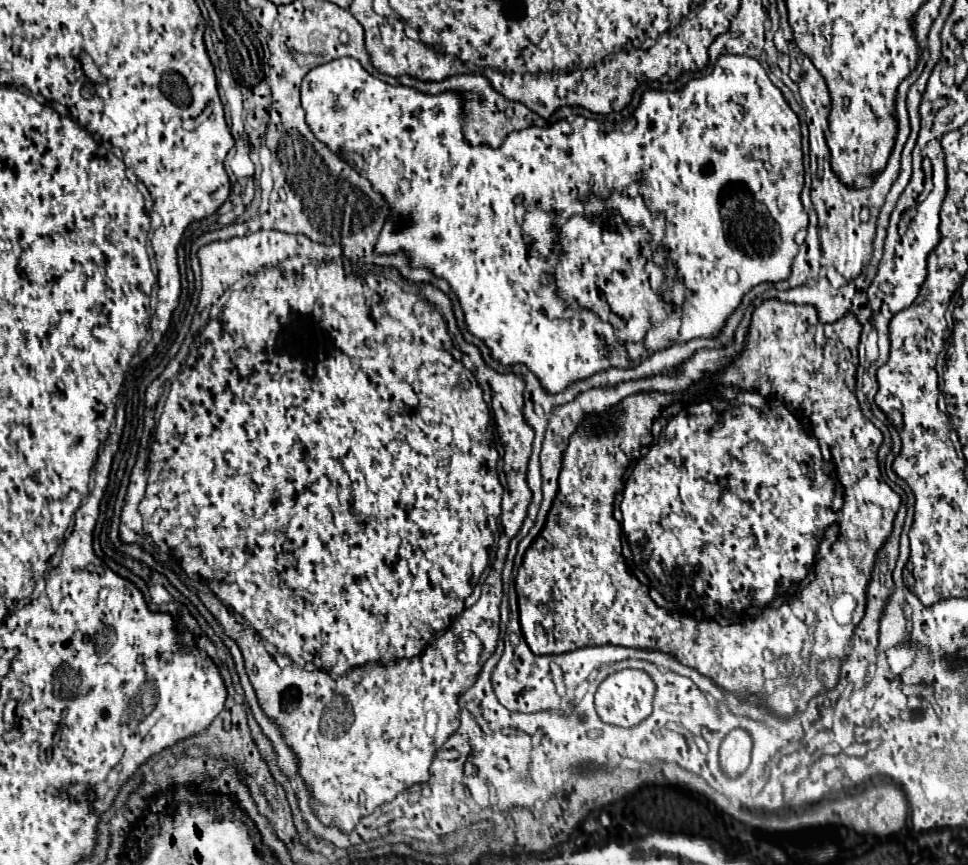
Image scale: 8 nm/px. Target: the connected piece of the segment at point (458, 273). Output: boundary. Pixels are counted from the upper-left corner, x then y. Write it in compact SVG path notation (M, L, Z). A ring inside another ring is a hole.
M728 54L728 56L720 56L720 58L718 58L718 62L716 62L716 66L714 66L714 70L712 70L712 72L710 72L710 74L706 74L706 76L700 76L700 78L694 78L694 80L690 80L690 82L688 82L688 84L686 84L686 86L684 86L684 88L682 88L682 90L680 90L680 92L656 92L656 90L646 90L646 92L644 92L644 94L642 94L642 102L640 102L640 106L638 106L638 108L636 108L636 112L634 112L634 115L631 115L631 116L630 116L630 117L629 117L629 118L626 118L626 119L623 119L623 120L619 120L619 121L615 121L615 122L613 122L613 123L610 123L610 122L602 122L602 120L598 120L598 119L597 119L597 120L596 120L596 119L595 119L595 120L594 120L594 119L588 119L588 118L585 118L585 117L583 117L583 116L576 116L576 118L574 118L574 120L572 120L572 122L568 122L568 120L564 120L564 122L558 122L558 124L554 124L554 126L546 126L546 128L538 128L538 126L530 126L530 128L526 128L526 130L520 130L520 132L512 132L512 134L510 134L510 136L508 136L508 138L506 138L506 140L504 140L504 144L502 144L502 148L498 148L498 150L492 150L492 148L488 148L488 146L478 146L478 148L474 148L474 146L468 146L468 144L466 144L466 142L464 142L464 136L462 136L462 126L461 126L461 122L460 122L460 121L459 121L459 120L458 120L458 110L457 110L457 107L460 107L460 108L462 108L462 120L464 120L464 104L466 104L466 98L464 98L464 94L462 94L462 92L460 92L460 94L459 94L459 93L456 93L456 92L450 92L450 90L448 90L448 92L442 92L442 94L436 94L436 96L432 96L432 94L424 94L424 92L420 92L420 90L416 90L416 88L408 88L408 86L402 86L402 84L398 84L398 86L392 86L392 84L388 84L388 82L384 82L384 80L378 80L378 78L376 78L376 76L372 76L372 74L368 74L368 72L366 72L366 70L364 70L364 68L362 68L362 66L360 66L360 62L358 62L358 60L354 60L354 58L350 58L350 56L346 56L346 58L338 58L338 60L334 60L334 62L326 62L326 64L320 64L320 66L316 66L316 68L314 68L314 70L310 70L310 72L308 72L308 74L306 74L306 76L304 76L304 80L302 80L302 108L304 108L304 112L306 112L306 122L308 122L308 126L310 126L310 128L312 128L312 132L314 132L314 136L316 136L316 138L318 138L318 140L320 140L320 142L322 142L322 144L326 144L326 146L328 146L328 148L330 148L330 150L332 150L332 152L334 152L334 154L338 154L338 156L340 156L340 158L344 158L344 160L346 160L346 162L350 162L350 164L352 164L352 166L354 166L354 168L356 168L356 170L358 170L358 172L360 172L360 174L362 174L362 176L366 176L366 178L368 178L368 180L370 180L370 182L372 182L372 186L374 186L374 188L376 188L376 190L378 190L378 192L380 192L380 194L384 194L384 198L386 198L386 200L388 200L388 202L390 202L390 206L392 206L392 216L390 216L390 218L388 218L388 222L386 222L386 224L384 224L384 228L382 228L382 232L380 232L380 238L378 238L378 244L376 244L376 252L378 252L378 254L392 254L392 252L398 252L398 250L406 250L406 254L408 254L408 256L410 256L410 264L412 264L412 266L414 266L414 268L418 268L418 266L426 266L426 268L430 268L430 270L432 270L432 272L434 272L434 274L436 274L436 276L440 276L440 278L446 278L446 280L448 280L448 282L450 282L450 286L452 286L452 290L454 290L454 292L456 292L456 296L458 296L458 300L460 300L460 306L462 306L462 310L464 310L464 316L466 316L466 326L468 326L468 330L470 330L470 332L472 332L472 334L474 334L474 336L476 336L476 338L482 338L482 342L484 342L484 344L486 344L486 346L488 346L488 348L490 348L490 350L492 350L492 356L494 356L494 358L496 358L496 360L500 360L500 362L502 362L502 364L506 364L506 366L510 366L510 364L526 364L526 366L528 366L528 368L530 368L530 370L532 370L532 372L534 372L534 374L536 374L536 376L538 376L538 378L540 378L540 382L542 382L542 386L544 386L544 388L546 388L546 390L548 390L548 392L550 392L550 394L556 394L556 392L562 392L562 390L564 390L564 388L566 388L566 386L568 386L568 384L572 384L572 382L576 382L576 380L582 380L582 378L588 378L588 376L592 376L592 374L596 374L596 372L600 372L600 370L604 370L604 368L608 368L608 366L614 366L614 358L631 358L631 359L632 359L632 360L633 360L633 361L634 361L634 362L635 362L635 365L637 365L637 364L638 364L638 363L639 363L639 362L640 362L640 360L641 360L641 359L642 359L642 358L643 358L643 355L644 355L644 354L645 354L645 350L646 350L646 349L645 349L645 348L644 348L644 344L638 344L638 349L639 349L639 350L637 350L637 351L634 351L634 350L630 350L630 351L629 351L629 356L628 356L628 350L626 350L626 346L615 346L615 342L616 342L616 341L615 341L615 339L616 339L616 338L615 338L615 337L614 337L614 335L615 335L615 333L614 333L614 327L613 327L613 326L612 326L612 325L611 325L611 324L610 324L610 323L608 323L608 322L602 322L602 321L595 321L595 323L594 323L594 312L596 312L596 314L600 314L600 318L602 318L602 320L610 320L610 322L612 322L612 324L614 324L614 326L616 326L616 336L618 336L618 340L622 340L622 342L626 342L626 344L636 344L636 342L642 342L642 338L644 338L644 332L646 332L646 328L648 328L648 324L650 324L650 322L654 322L654 320L662 320L662 318L664 318L664 316L666 316L666 314L668 314L668 312L670 312L670 306L668 306L668 304L664 304L664 302L662 302L662 300L658 300L658 294L659 294L659 295L660 295L660 297L661 297L661 298L662 298L662 299L664 299L664 300L666 300L666 301L668 301L668 302L670 302L670 303L672 303L672 304L676 304L676 308L675 308L675 310L676 310L676 312L680 312L680 317L681 317L681 309L682 309L682 326L690 326L690 334L698 334L698 338L712 338L712 336L716 336L716 334L718 334L718 332L720 332L720 330L722 330L722 326L724 326L724 322L726 322L726 318L728 318L728 316L730 316L730 314L732 314L732 312L734 312L734 310L736 310L736 308L738 308L738 306L740 306L740 302L742 302L742 296L744 296L744 294L746 294L746 292L748 292L748 290L750 290L750 288L752 288L752 286L756 286L756 284L762 284L762 282L780 282L780 280L786 280L786 278L788 278L788 276L790 276L790 266L792 266L792 260L794 260L794 256L796 256L796 254L798 254L798 250L800 250L800 246L802 246L802 244L804 244L804 238L806 238L806 230L808 230L808 214L806 214L806 212L804 212L804 208L803 208L803 205L802 205L802 202L800 202L800 192L802 192L802 186L804 186L804 166L802 166L802 146L800 146L800 122L798 122L798 116L796 116L796 114L794 114L794 112L792 112L792 108L790 108L790 106L788 106L788 102L786 102L786 100L784 100L784 96L782 96L782 92L780 92L780 90L778 90L778 88L776 88L776 86L774 86L774 84L772 84L772 82L770 82L770 78L768 78L768 76L766 76L766 72L764 72L764 68L762 68L762 66L760 66L760 62L758 62L758 60L754 60L754 58L750 58L750 56L730 56L730 54ZM630 182L632 182L632 184L636 184L636 186L638 186L638 192L640 192L640 196L638 196L638 198L624 198L624 196L628 196L628 190L630 190ZM579 200L583 200L583 201L582 201L582 202L583 202L583 203L584 203L584 205L583 205L583 208L582 208L582 213L584 213L584 214L586 214L586 216L597 216L597 215L605 215L605 214L606 214L606 212L605 212L605 209L606 209L606 207L605 207L605 205L609 205L609 206L611 206L611 208L612 208L612 210L613 210L613 211L614 211L614 214L616 214L616 216L618 216L618 218L620 218L620 220L622 220L622 226L620 226L620 230L616 230L616 228L610 228L610 226L608 226L608 224L604 224L604 223L603 223L603 224L596 224L596 222L592 222L592 220L588 220L588 218L582 218L582 216L574 216L574 218L570 218L570 222L566 222L566 224L562 224L562 226L560 226L560 232L564 232L564 240L562 240L562 242L556 242L556 244L558 244L558 246L562 246L562 250L564 250L564 252L562 252L562 256L560 256L560 262L558 262L558 254L550 254L550 256L546 256L546 258L544 258L544 262L540 262L540 254L538 254L538 252L536 252L536 250L534 250L534 248L530 248L530 240L532 240L532 238L530 238L530 236L528 236L528 234L526 234L526 232L524 232L524 228L522 228L522 222L524 222L524 212L526 212L526 210L528 210L528 208L530 208L530 206L536 206L536 208L538 208L538 210L540 210L540 212L554 212L554 220L552 220L552 222L556 222L556 220L558 220L558 218L560 218L560 216L562 216L562 214L566 214L566 216L570 216L570 214L578 214L578 208L579 208ZM554 262L558 262L558 266L556 266L556 286L558 286L558 296L562 296L562 298L564 298L564 300L566 300L566 302L568 302L568 304L570 304L570 308L584 308L584 306L586 306L586 308L592 308L592 310L594 310L594 312L592 312L592 310L578 310L578 316L576 316L576 318L574 318L574 320L572 320L572 318L554 318L554 320L548 320L548 316L546 316L546 310L544 310L544 308L540 308L540 306L536 306L536 300L538 300L538 290L540 290L540 288L542 288L542 286L548 286L548 284L550 284L550 280L552 280L552 276L554 276Z

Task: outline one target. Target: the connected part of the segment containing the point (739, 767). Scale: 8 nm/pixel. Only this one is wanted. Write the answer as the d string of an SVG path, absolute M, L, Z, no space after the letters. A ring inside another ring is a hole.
M732 730L720 746L720 766L722 772L730 778L740 776L750 764L752 740L746 730Z

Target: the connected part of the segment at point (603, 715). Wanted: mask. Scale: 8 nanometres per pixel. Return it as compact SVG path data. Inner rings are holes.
M620 670L610 674L596 692L596 712L602 722L622 728L632 728L644 722L652 714L652 698L654 698L654 682L642 670Z

